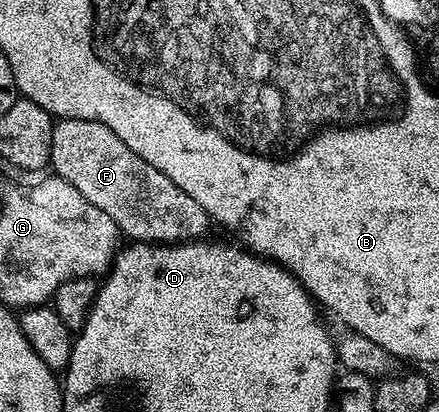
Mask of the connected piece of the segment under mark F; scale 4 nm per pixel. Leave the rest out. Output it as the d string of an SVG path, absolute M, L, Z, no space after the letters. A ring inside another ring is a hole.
M63 118L54 125L51 136L51 156L49 166L56 177L62 178L71 188L79 188L99 212L107 212L111 220L117 225L126 239L137 242L155 242L158 244L181 244L194 236L201 236L208 226L211 226L211 219L183 188L179 188L159 168L153 168L143 160L143 156L135 156L111 128L107 128L98 122L91 120L79 120L78 118Z

